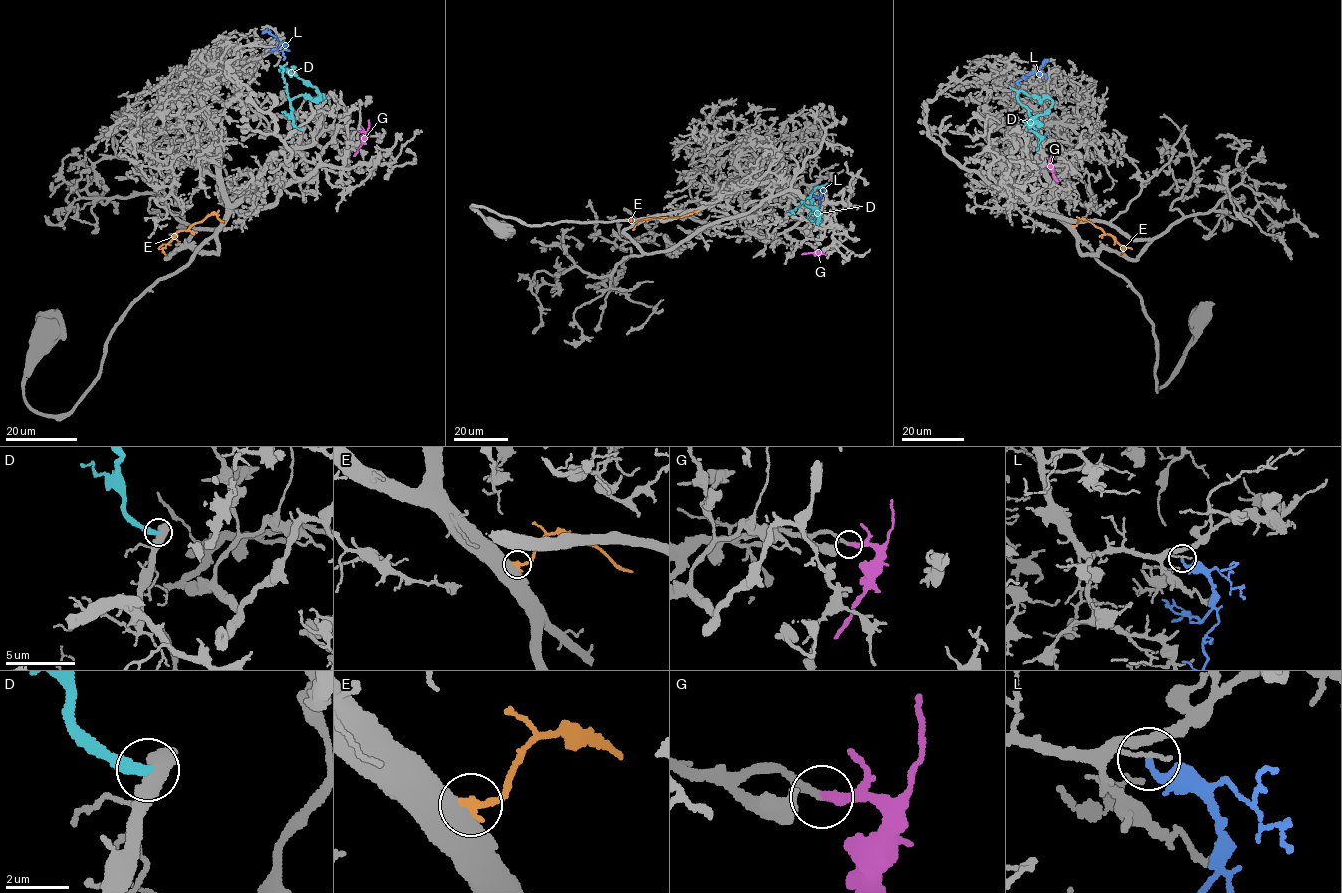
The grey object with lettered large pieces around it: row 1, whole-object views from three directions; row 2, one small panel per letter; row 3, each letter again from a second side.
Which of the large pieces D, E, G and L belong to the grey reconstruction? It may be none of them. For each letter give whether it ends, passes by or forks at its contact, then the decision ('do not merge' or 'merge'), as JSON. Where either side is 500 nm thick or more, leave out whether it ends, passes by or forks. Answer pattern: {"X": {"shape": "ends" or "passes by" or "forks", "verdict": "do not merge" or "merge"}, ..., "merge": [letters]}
{"D": {"shape": "ends", "verdict": "do not merge"}, "E": {"verdict": "do not merge"}, "G": {"shape": "ends", "verdict": "merge"}, "L": {"shape": "ends", "verdict": "do not merge"}, "merge": ["G"]}

